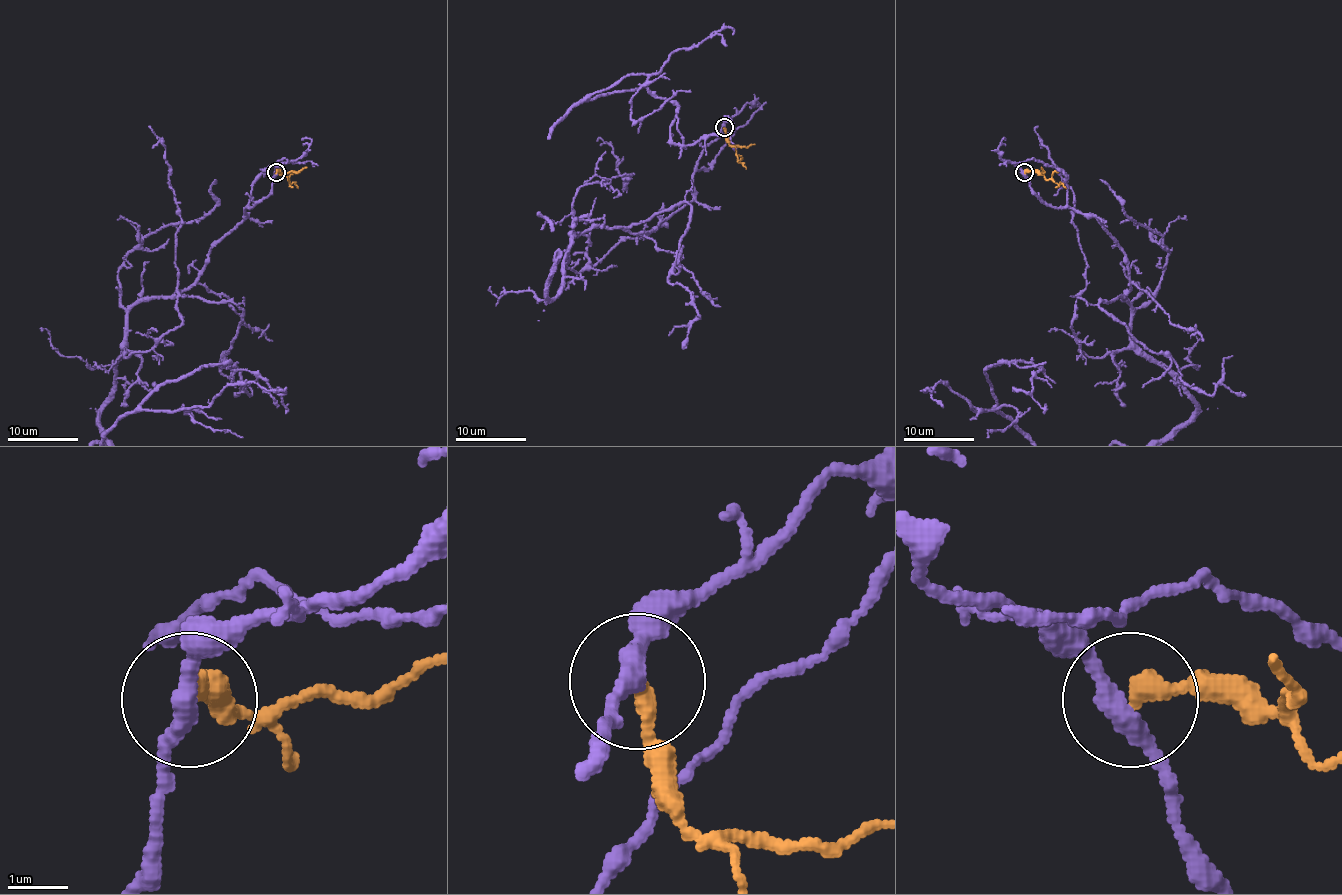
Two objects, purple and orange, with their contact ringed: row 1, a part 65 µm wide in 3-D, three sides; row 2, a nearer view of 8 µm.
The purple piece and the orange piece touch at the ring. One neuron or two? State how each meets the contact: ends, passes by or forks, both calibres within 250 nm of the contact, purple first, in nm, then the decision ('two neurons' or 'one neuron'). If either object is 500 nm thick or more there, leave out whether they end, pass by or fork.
purple passes by; orange ends; calibres 300 and 300 nm; two neurons

